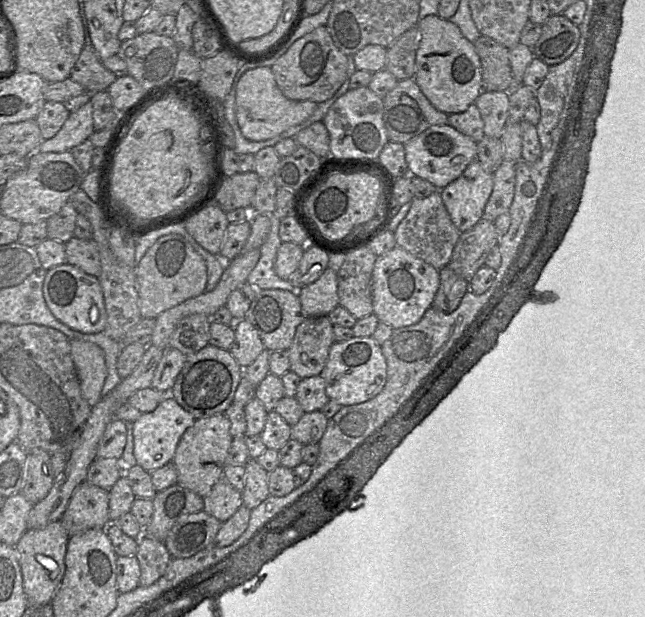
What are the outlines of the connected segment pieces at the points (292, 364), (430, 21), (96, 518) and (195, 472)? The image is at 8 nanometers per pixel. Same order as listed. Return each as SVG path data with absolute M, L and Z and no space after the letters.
M328 316L307 317L298 327L288 351L289 371L301 379L320 376L334 343Z
M437 14L429 15L419 20L420 42L416 51L414 80L429 102L439 111L455 114L465 111L475 104L482 93L481 62L476 53L474 43L467 40L458 26L448 19L442 19Z
M88 482L73 493L60 520L69 536L90 529L106 529L109 517L109 491Z
M225 415L195 419L180 439L172 459L177 472L177 483L205 497L223 479L231 443L230 422Z

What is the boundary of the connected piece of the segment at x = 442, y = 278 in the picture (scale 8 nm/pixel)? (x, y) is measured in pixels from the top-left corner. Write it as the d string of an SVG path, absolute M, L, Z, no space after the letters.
M443 267L439 270L439 288L432 307L444 313L452 312L468 291L469 281L456 274L449 267Z

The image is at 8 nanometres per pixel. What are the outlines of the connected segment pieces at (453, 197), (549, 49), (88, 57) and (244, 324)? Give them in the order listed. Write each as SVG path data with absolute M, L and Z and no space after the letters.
M476 159L465 168L458 178L439 190L447 212L460 232L471 229L483 219L492 187L493 172L485 169Z
M551 15L541 24L541 34L533 47L533 57L548 67L565 61L576 49L580 37L577 26L563 15Z
M85 45L71 69L69 78L82 85L86 92L105 91L116 76L102 65L93 45Z
M235 320L233 328L234 341L229 351L236 362L245 368L264 350L264 345L247 320Z

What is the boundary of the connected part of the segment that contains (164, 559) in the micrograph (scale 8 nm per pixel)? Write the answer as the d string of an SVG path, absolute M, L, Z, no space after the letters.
M142 534L138 539L135 557L140 566L139 586L142 587L158 580L171 560L164 543L146 534Z

